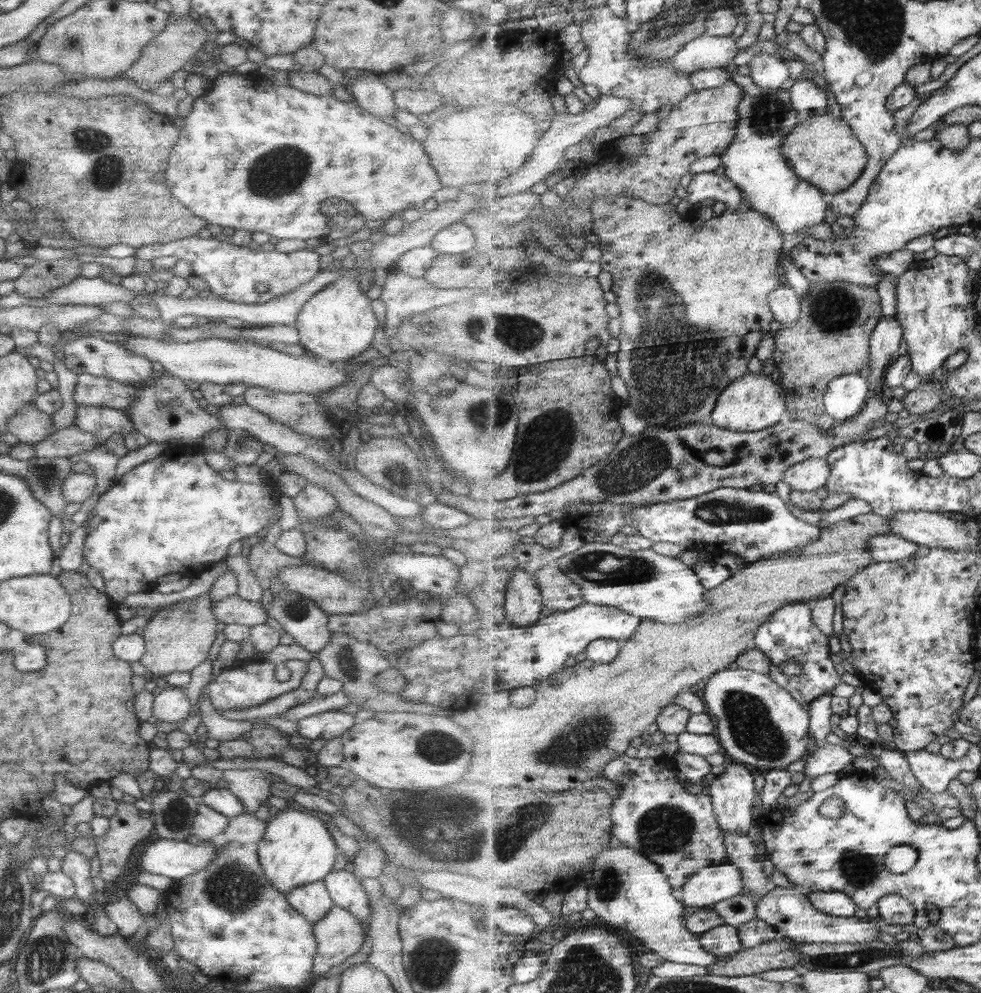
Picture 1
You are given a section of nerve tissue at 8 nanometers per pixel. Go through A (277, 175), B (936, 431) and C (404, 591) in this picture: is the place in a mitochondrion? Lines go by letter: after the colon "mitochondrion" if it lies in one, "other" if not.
A: mitochondrion
B: mitochondrion
C: other

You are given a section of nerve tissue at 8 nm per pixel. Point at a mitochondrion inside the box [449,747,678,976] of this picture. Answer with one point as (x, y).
(609, 884)

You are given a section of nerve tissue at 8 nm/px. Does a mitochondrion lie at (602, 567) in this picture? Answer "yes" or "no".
yes

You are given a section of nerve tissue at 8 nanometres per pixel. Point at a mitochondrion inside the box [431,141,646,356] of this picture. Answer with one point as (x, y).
(516, 332)

